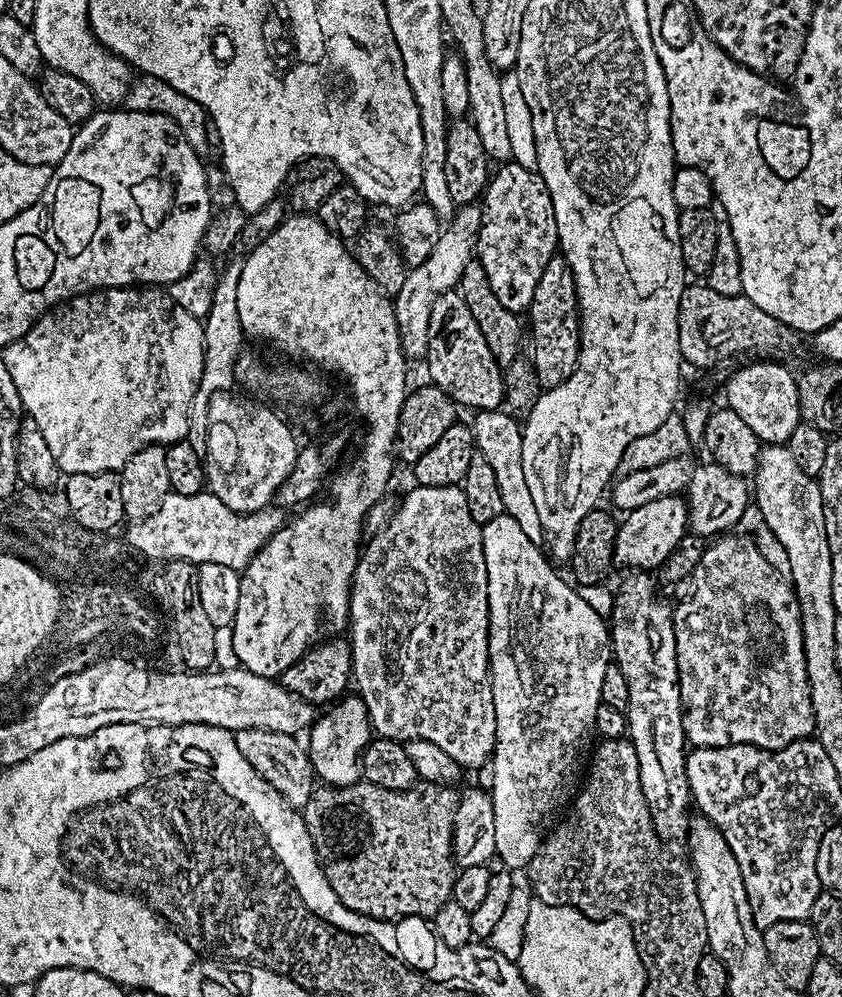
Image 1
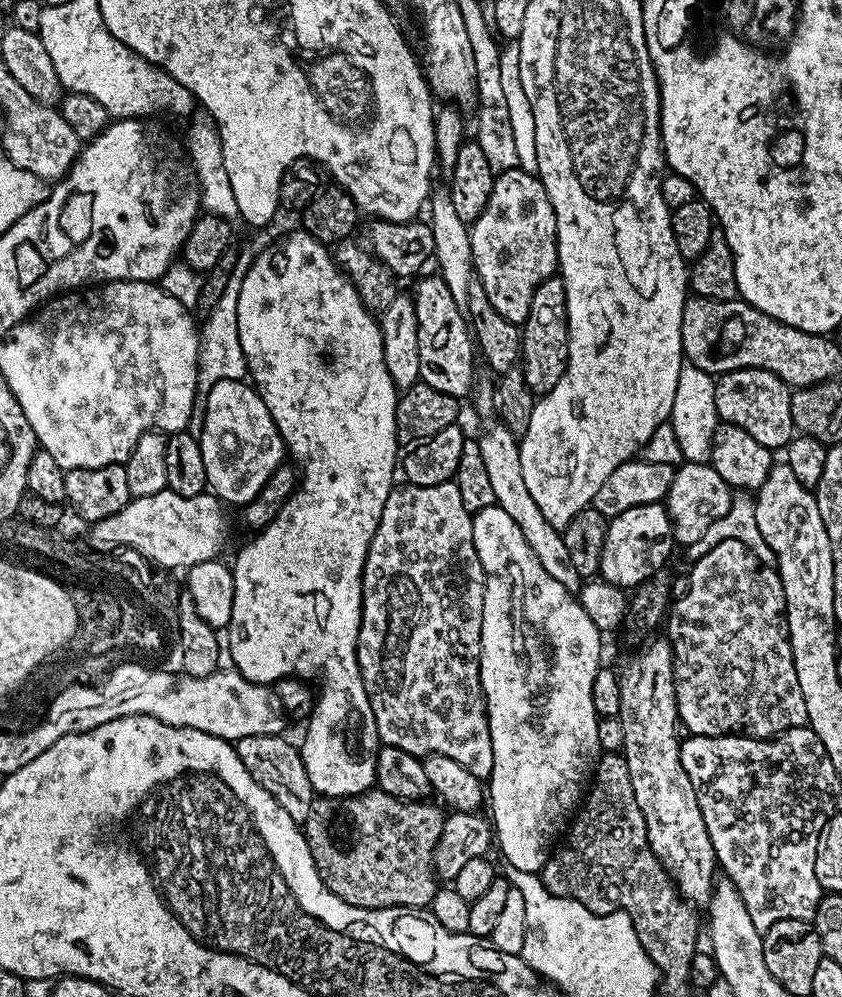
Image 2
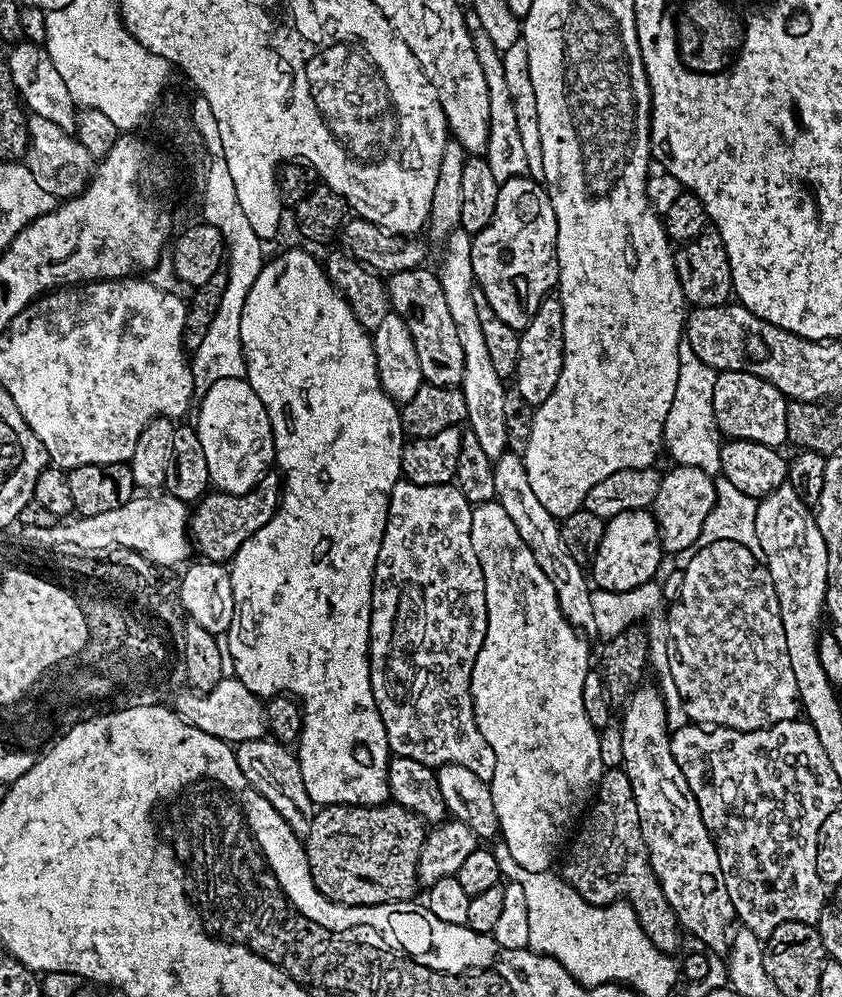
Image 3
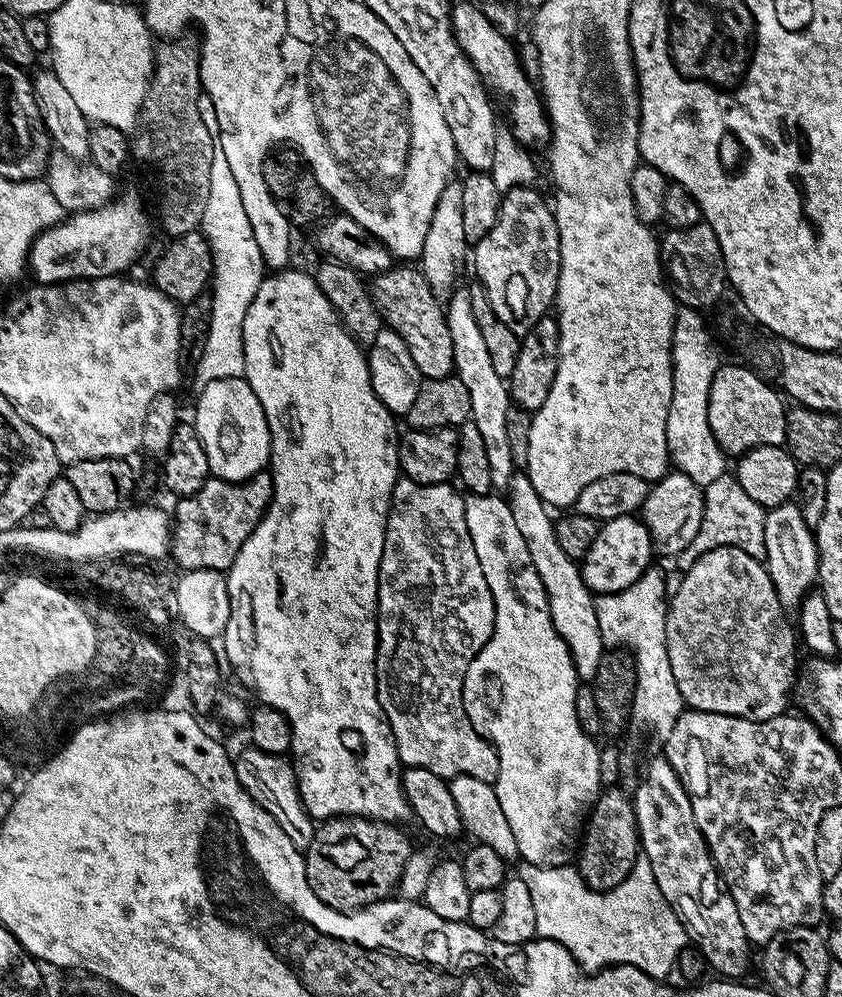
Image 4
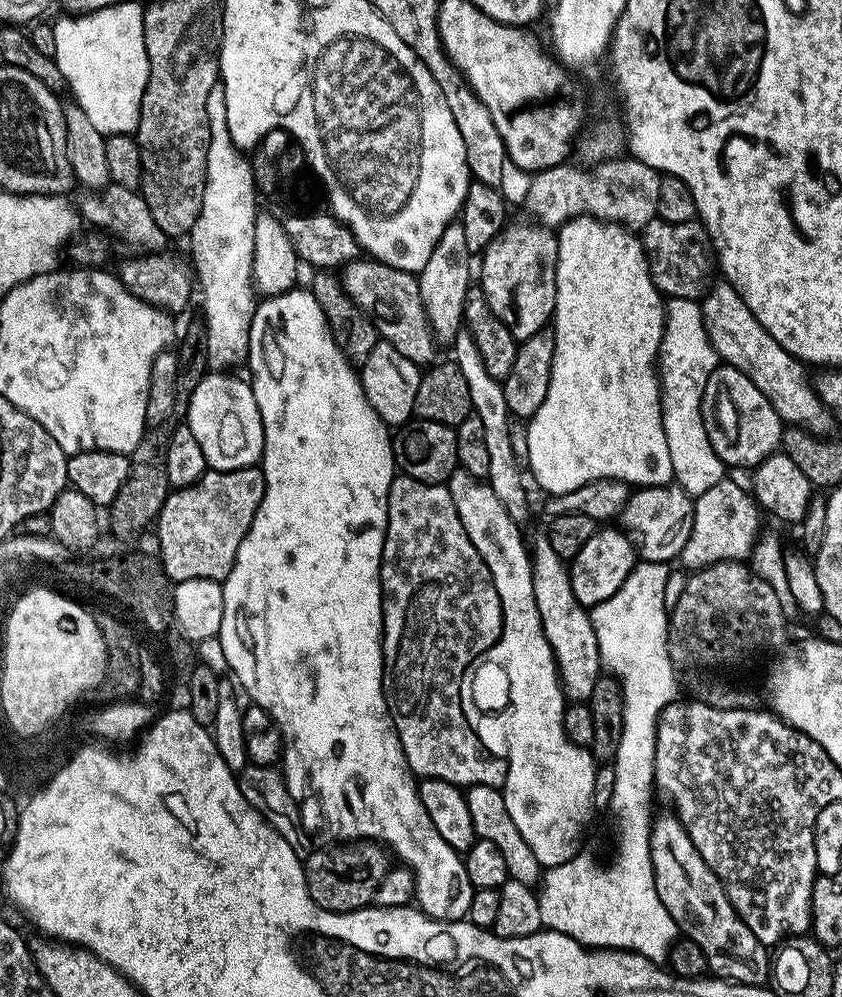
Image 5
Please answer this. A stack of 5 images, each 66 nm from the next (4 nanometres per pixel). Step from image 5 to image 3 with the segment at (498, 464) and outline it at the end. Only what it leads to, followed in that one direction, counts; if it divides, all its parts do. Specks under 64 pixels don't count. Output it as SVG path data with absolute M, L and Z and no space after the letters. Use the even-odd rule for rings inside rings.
M457 230L447 236L445 244L448 245L444 248L444 257L440 260L438 275L440 285L442 286L442 294L446 294L446 306L450 309L450 314L454 318L454 327L458 329L458 339L462 341L464 369L462 370L462 382L458 387L466 398L466 414L468 415L466 428L472 431L475 437L478 438L483 453L494 462L501 454L508 451L508 443L506 442L506 410L502 407L506 403L506 398L504 397L506 384L505 381L498 378L498 374L494 370L484 335L482 335L482 325L478 322L478 310L474 307L474 288L477 287L477 282L474 266L472 265L472 237L467 232Z

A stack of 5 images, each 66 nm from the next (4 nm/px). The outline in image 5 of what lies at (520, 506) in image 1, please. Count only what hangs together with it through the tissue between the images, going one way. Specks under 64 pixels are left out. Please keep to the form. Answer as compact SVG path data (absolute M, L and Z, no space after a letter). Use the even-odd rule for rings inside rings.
M540 534L530 544L532 557L532 581L534 582L534 598L538 602L538 614L542 620L542 630L546 634L546 642L550 642L552 653L556 659L556 670L560 673L560 687L564 695L572 702L587 702L590 694L594 694L594 682L602 675L598 638L594 634L594 626L589 609L584 608L574 598L574 590L570 586L569 565L550 546L547 535Z

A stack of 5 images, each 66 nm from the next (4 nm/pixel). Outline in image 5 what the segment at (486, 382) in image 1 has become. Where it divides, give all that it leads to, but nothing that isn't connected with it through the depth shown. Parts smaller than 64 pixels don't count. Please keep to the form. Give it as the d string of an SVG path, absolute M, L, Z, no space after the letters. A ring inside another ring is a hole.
M357 258L344 265L339 278L346 294L350 294L353 302L371 318L379 339L394 345L398 354L410 358L415 364L428 366L437 359L438 345L422 306L419 279L413 273L398 270L380 260Z

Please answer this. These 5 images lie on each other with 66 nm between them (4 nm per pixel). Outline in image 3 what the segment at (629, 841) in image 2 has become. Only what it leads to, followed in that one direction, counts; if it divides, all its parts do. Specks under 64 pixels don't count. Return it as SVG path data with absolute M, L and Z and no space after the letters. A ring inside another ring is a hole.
M623 767L605 771L586 815L575 829L571 844L568 857L567 852L563 857L564 883L569 884L580 899L587 900L589 904L603 906L627 902L636 911L638 922L654 947L669 954L675 953L682 929L670 902L666 902L666 894L662 894L658 878L652 873L638 818L638 802Z

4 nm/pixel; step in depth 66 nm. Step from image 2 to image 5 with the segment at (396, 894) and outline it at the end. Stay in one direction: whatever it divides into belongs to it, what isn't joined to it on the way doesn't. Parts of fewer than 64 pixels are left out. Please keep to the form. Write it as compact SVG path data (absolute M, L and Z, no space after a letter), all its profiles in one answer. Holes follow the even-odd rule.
M336 842L333 848L309 851L303 865L308 893L318 907L352 914L375 901L378 886L389 870L390 856L375 842Z

